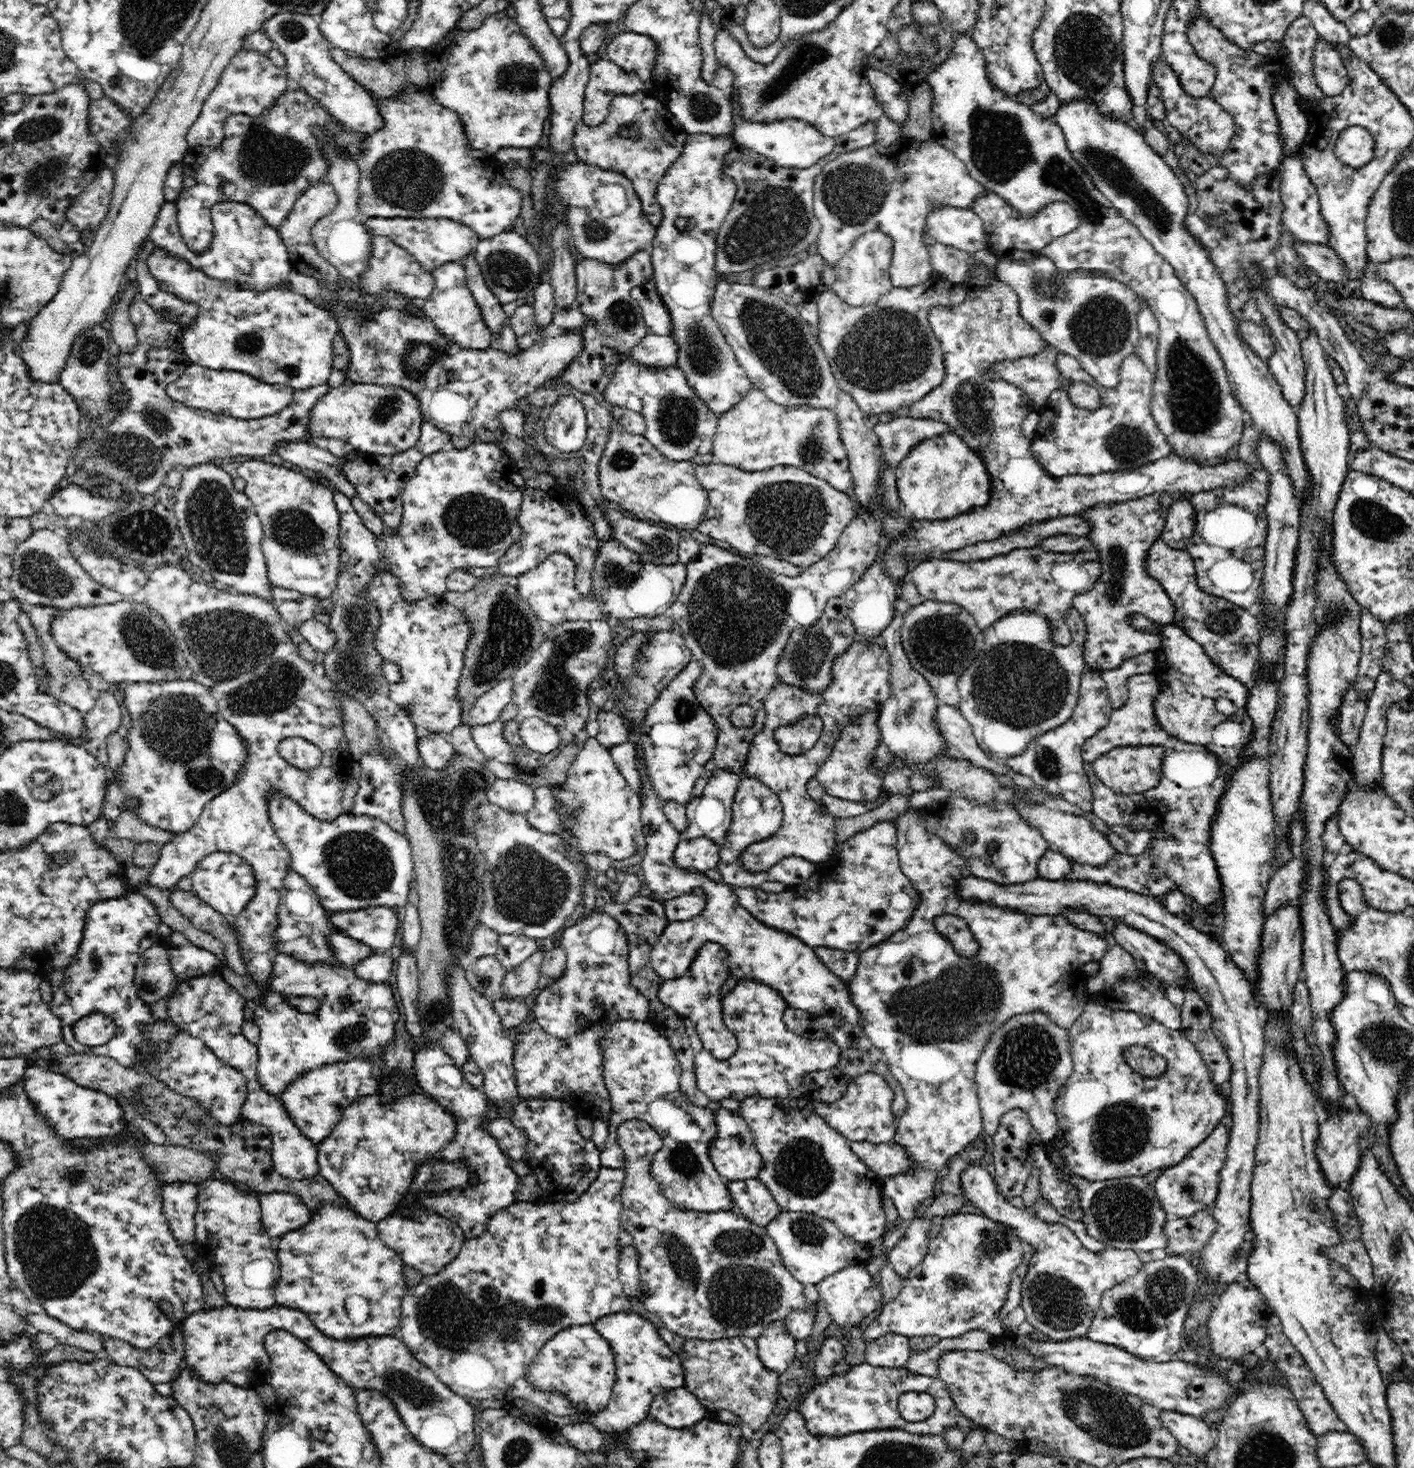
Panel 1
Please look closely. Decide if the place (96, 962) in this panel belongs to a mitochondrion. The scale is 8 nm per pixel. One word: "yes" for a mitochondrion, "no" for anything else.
no

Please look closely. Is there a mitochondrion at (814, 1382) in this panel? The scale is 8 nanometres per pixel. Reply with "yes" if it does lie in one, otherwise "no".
no

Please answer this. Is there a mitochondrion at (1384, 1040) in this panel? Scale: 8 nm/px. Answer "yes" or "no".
yes

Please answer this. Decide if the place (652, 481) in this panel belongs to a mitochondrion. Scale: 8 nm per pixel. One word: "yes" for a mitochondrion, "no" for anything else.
yes

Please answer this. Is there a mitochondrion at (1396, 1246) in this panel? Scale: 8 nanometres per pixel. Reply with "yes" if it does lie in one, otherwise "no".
yes

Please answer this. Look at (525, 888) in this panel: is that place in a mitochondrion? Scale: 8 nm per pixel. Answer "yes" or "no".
yes

